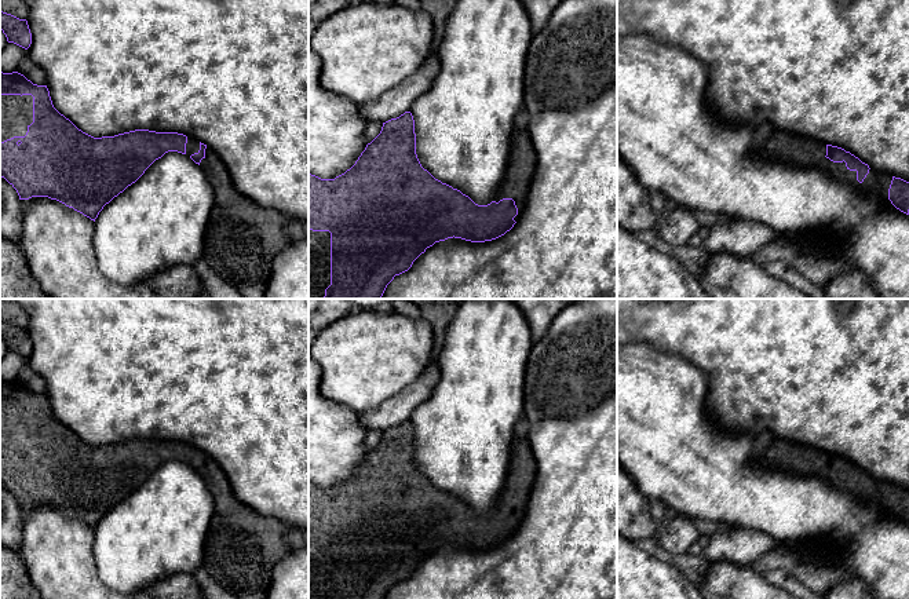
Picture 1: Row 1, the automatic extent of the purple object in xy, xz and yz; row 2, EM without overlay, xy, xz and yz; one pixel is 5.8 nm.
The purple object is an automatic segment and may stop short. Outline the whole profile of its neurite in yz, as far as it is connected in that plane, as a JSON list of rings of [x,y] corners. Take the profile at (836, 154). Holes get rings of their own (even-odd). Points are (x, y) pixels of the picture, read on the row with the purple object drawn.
[[[774,131],[760,149],[764,158],[782,164],[817,168],[842,183],[853,185],[866,194],[877,196],[909,215],[909,182],[877,172],[842,147],[826,145],[800,135]]]

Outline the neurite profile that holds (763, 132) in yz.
[[[763,123],[756,127],[755,136],[752,140],[752,150],[760,150],[767,143],[774,131],[775,128],[771,123]]]

